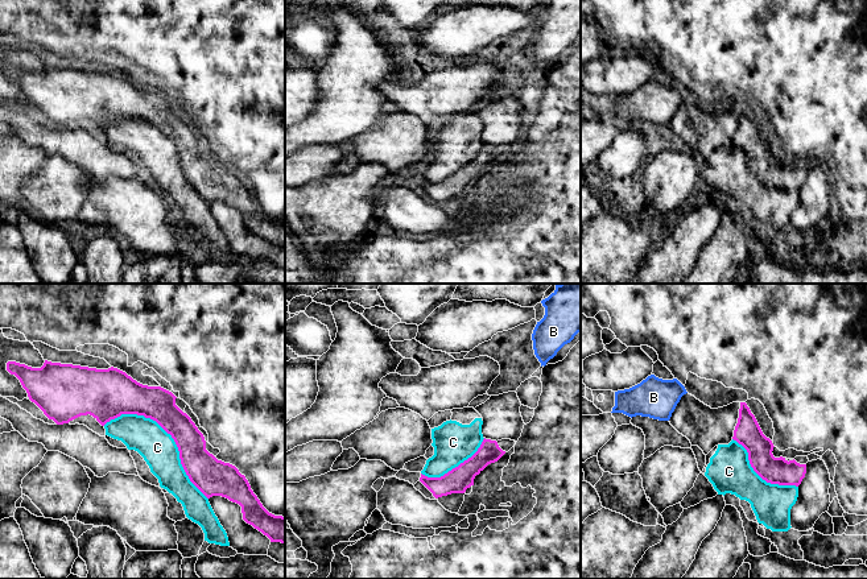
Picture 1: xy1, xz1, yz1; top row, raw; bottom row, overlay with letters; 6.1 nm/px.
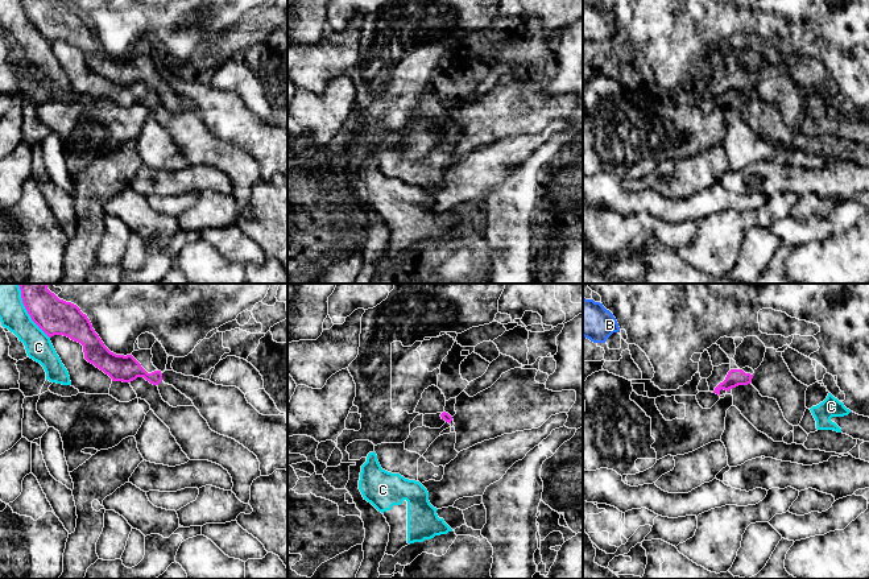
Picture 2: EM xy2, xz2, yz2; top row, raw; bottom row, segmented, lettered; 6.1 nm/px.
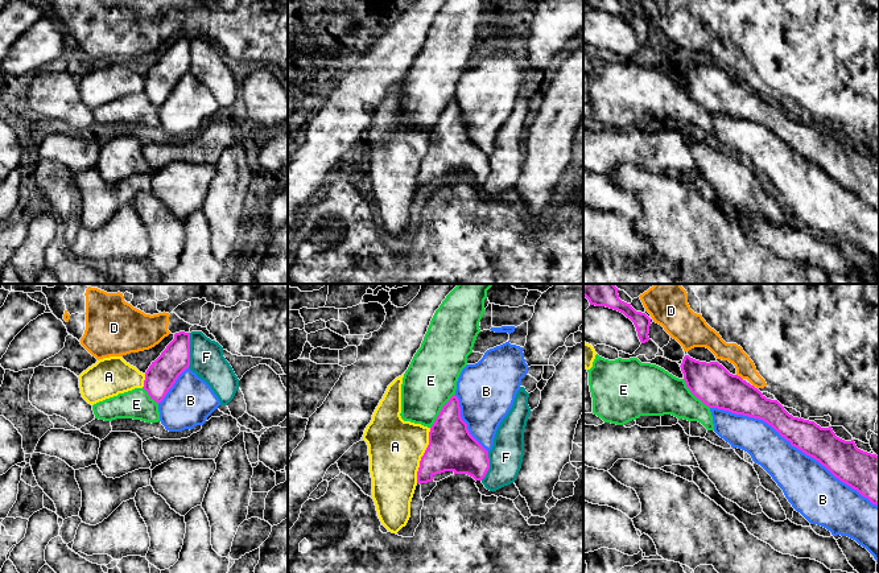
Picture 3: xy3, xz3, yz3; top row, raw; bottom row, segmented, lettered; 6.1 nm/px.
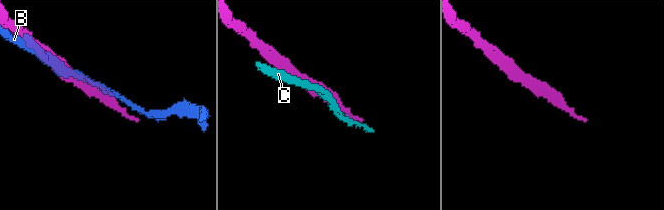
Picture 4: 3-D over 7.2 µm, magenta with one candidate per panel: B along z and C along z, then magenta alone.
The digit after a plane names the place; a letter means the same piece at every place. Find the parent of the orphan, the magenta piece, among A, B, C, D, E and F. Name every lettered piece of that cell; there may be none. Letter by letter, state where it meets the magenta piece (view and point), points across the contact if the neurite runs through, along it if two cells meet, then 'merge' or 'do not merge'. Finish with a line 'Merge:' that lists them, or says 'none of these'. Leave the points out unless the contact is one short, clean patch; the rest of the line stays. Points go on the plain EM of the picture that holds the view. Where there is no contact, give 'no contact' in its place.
A: meets magenta in xz3 at (423, 160); do not merge
B: meets magenta in yz3 at (795, 151); do not merge
C: meets magenta in xy1 at (169, 137); do not merge
D: meets magenta in yz3 at (739, 81); do not merge
E: meets magenta in xz3 at (441, 115); do not merge
F: meets magenta in xy3 at (189, 54); do not merge
Merge: none of these

